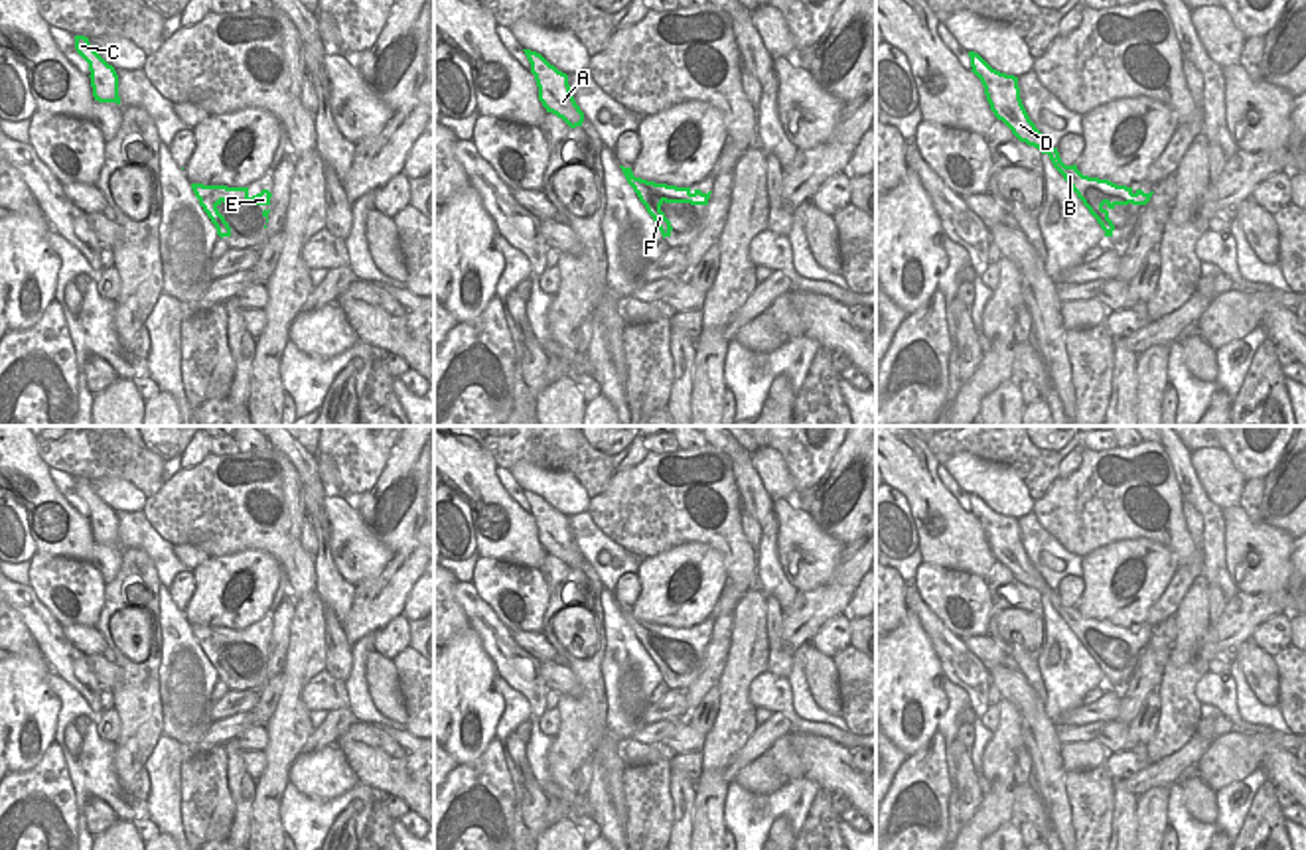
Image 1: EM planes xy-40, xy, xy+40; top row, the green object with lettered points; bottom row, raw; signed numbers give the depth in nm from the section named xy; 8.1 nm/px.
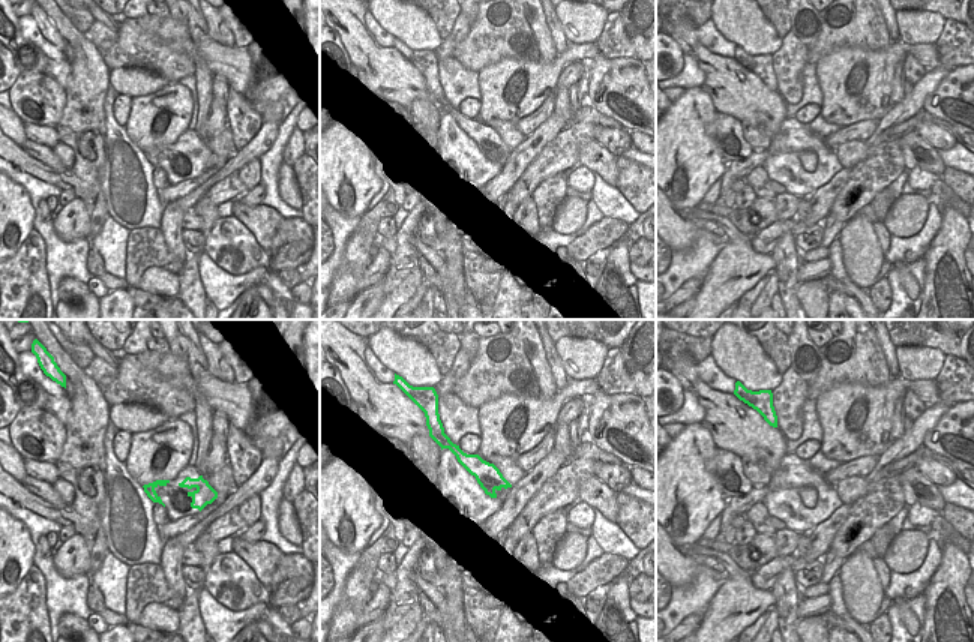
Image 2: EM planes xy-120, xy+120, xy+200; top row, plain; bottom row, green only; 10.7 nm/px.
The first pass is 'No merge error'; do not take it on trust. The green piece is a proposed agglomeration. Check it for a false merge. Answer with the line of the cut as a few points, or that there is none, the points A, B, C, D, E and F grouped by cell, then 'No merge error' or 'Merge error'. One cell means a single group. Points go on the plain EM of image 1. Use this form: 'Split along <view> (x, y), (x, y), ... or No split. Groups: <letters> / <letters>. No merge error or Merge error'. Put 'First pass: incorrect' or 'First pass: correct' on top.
First pass: correct
No split. Groups: A B C D E F. No merge error

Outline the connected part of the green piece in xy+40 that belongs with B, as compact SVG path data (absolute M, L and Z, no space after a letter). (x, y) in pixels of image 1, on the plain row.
M969 493L971 513L980 521L984 529L986 542L990 552L998 562L1002 562L1012 576L1026 584L1028 588L1038 590L1042 596L1048 596L1053 609L1063 617L1071 627L1089 655L1097 661L1105 678L1113 678L1115 667L1109 661L1109 653L1117 647L1146 647L1154 633L1144 635L1142 631L1132 631L1126 627L1117 627L1109 621L1083 617L1077 607L1065 607L1059 600L1057 590L1052 590L1036 566L1030 562L1022 540L1018 519L1000 515L992 511L979 495Z

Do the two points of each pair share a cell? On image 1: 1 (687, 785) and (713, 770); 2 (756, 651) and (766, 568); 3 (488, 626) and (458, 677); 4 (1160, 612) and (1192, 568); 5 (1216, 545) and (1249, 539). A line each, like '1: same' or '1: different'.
1: different
2: different
3: different
4: same
5: different

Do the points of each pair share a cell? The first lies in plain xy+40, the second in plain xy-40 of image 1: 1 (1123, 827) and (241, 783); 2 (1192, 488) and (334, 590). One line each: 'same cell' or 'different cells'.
1: same cell
2: same cell

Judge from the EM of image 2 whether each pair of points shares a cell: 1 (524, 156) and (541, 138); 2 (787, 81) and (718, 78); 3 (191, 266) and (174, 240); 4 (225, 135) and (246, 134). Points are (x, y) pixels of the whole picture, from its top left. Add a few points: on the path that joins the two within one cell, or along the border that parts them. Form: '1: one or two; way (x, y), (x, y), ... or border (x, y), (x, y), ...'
1: one; way (527, 152), (536, 143)
2: two; border (778, 90), (787, 102)
3: two; border (188, 257), (185, 263)
4: two; border (228, 125), (237, 150)

